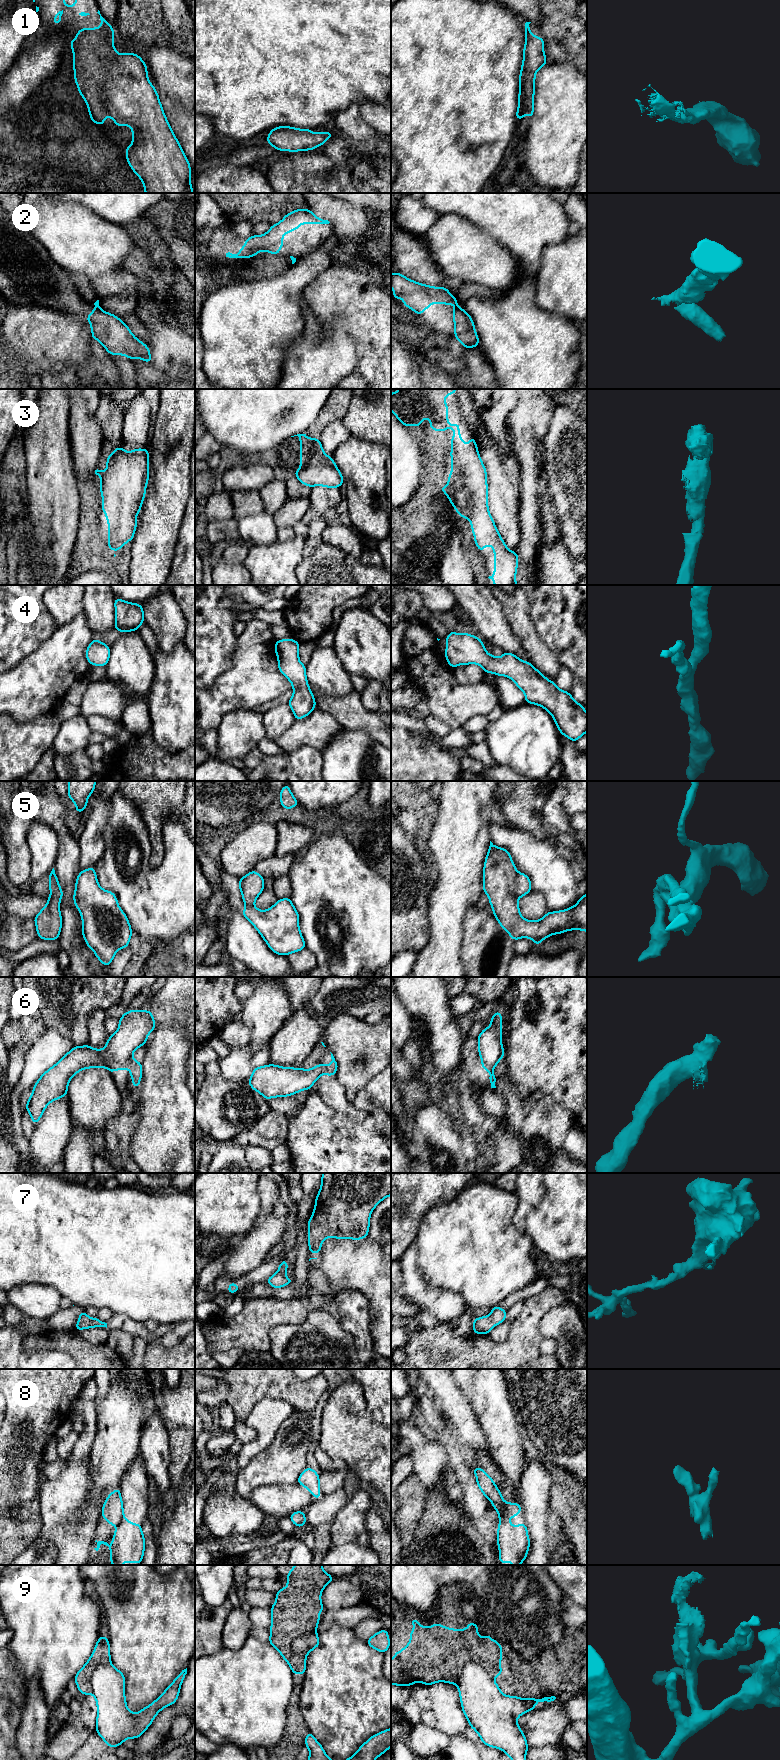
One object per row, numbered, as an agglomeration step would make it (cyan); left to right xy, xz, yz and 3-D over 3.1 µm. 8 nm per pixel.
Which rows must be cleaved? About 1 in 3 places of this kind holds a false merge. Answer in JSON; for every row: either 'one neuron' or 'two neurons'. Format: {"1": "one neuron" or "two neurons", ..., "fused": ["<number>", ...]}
{"1": "one neuron", "2": "two neurons", "3": "one neuron", "4": "one neuron", "5": "two neurons", "6": "two neurons", "7": "one neuron", "8": "one neuron", "9": "two neurons", "fused": ["2", "5", "6", "9"]}

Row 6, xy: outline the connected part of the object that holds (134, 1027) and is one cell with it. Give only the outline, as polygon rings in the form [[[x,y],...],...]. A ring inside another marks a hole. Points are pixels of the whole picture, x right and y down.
[[[150,1009],[130,1010],[119,1019],[118,1029],[109,1036],[104,1049],[94,1049],[88,1044],[74,1046],[35,1083],[25,1107],[33,1124],[38,1123],[52,1101],[67,1096],[68,1084],[75,1074],[88,1068],[107,1068],[108,1059],[124,1063],[136,1049],[146,1044],[155,1026]]]

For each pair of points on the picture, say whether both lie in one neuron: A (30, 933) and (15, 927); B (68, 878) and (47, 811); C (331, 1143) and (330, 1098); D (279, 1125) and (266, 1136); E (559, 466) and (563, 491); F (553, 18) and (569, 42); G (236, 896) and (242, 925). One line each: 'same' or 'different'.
A: same
B: same
C: different
D: same
E: same
F: same
G: different

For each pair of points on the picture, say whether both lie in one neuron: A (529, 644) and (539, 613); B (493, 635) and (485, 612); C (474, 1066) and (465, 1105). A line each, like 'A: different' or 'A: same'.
A: different
B: same
C: same

